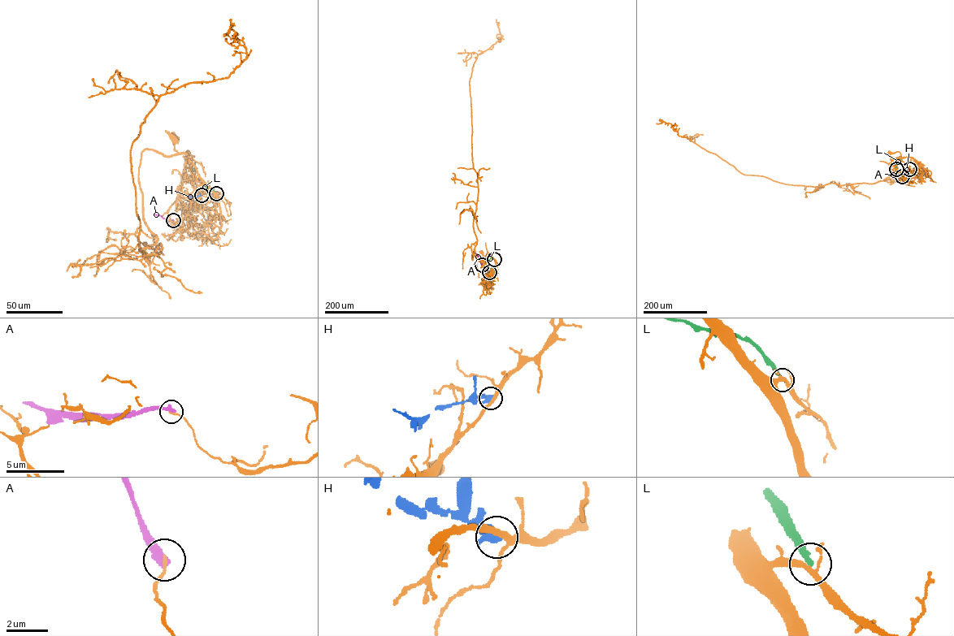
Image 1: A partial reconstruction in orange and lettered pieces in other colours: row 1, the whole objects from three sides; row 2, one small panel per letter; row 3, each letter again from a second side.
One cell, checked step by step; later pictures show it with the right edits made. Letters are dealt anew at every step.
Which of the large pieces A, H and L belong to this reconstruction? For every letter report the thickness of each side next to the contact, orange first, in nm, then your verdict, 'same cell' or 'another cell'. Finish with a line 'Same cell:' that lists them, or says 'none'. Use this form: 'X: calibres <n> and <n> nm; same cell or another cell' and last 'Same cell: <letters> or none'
A: calibres 140 and 400 nm; another cell
H: calibres 280 and 480 nm; another cell
L: calibres 240 and 280 nm; another cell
Same cell: none

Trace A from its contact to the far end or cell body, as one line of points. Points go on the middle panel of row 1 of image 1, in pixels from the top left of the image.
A: (482, 265), (476, 253)

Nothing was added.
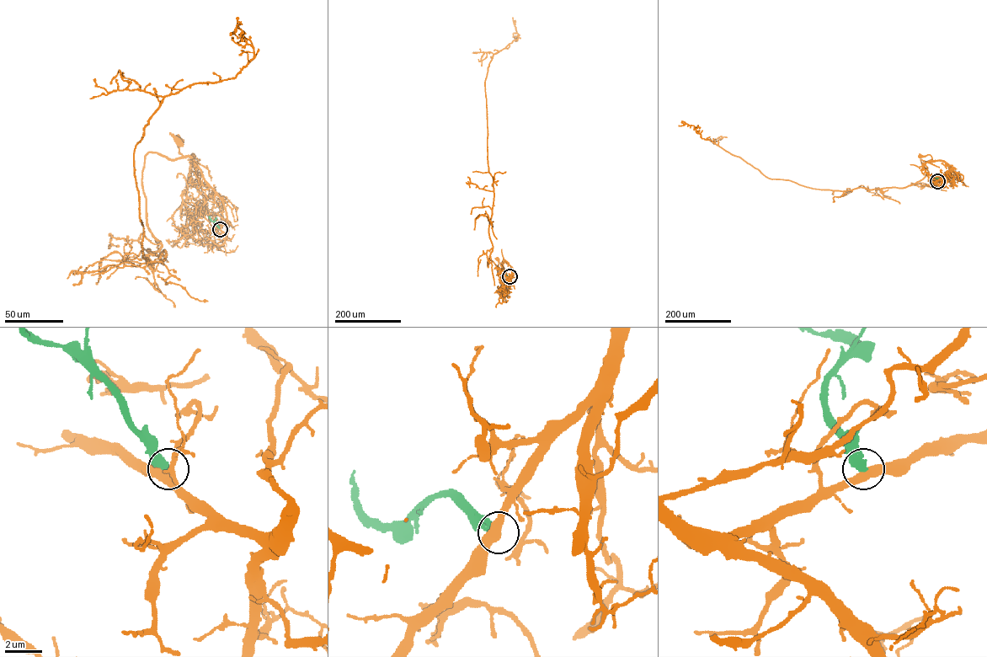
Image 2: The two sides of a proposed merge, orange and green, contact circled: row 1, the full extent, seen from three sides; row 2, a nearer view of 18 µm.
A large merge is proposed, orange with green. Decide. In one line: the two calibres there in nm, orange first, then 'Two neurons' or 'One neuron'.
Thickness 480 nm (orange) against 280 nm. Two neurons

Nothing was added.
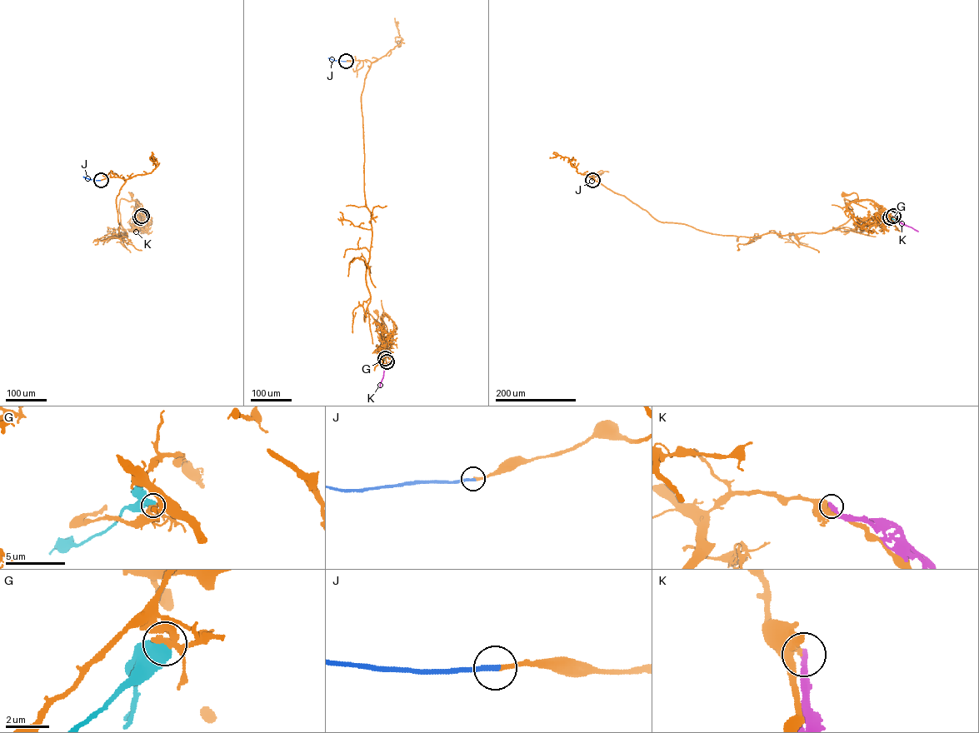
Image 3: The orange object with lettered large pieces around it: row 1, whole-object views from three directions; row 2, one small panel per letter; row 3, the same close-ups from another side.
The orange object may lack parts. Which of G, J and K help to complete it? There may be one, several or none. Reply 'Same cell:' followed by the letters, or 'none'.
Same cell: J

